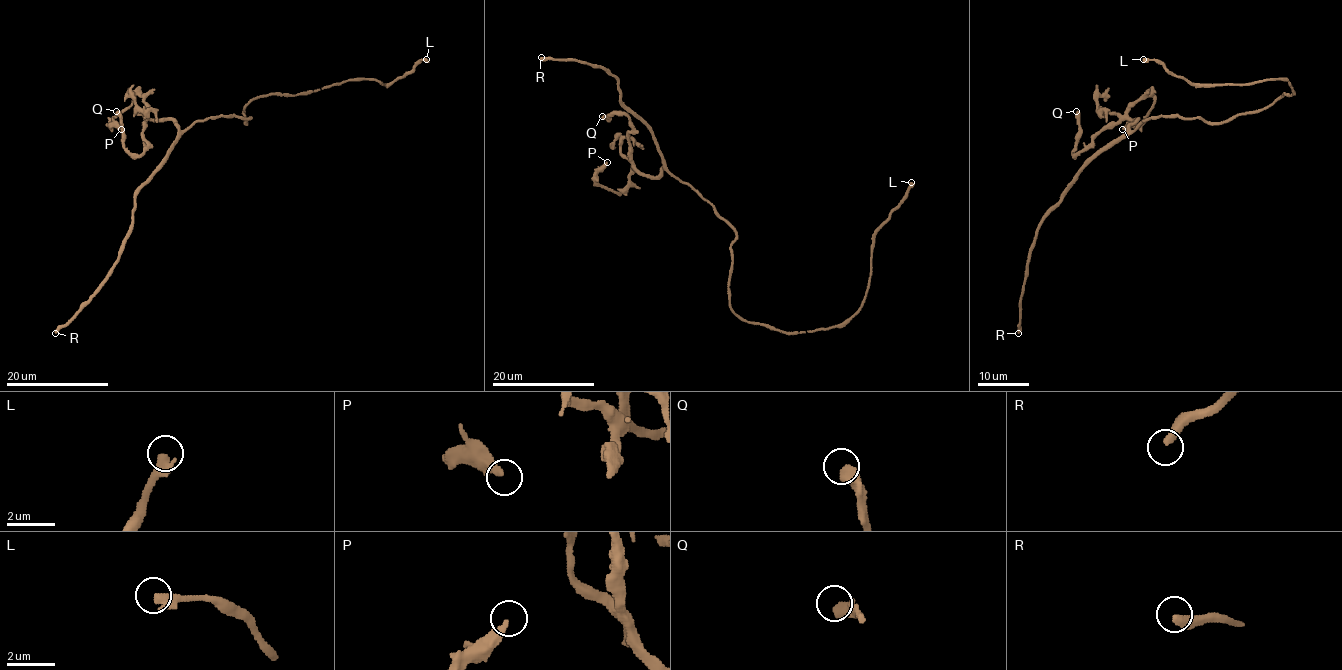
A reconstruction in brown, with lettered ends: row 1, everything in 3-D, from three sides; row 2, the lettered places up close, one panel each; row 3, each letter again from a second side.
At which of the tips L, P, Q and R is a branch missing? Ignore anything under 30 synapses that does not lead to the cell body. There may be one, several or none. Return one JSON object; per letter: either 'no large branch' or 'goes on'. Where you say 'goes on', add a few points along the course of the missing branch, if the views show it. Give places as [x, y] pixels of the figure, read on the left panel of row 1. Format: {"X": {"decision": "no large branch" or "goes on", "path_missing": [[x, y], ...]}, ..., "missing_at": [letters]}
{"L": {"decision": "goes on", "path_missing": [[426, 59], [460, 67], [450, 38], [464, 37], [474, 46], [470, 41], [473, 33]]}, "P": {"decision": "no large branch"}, "Q": {"decision": "no large branch"}, "R": {"decision": "no large branch"}, "missing_at": ["L"]}

